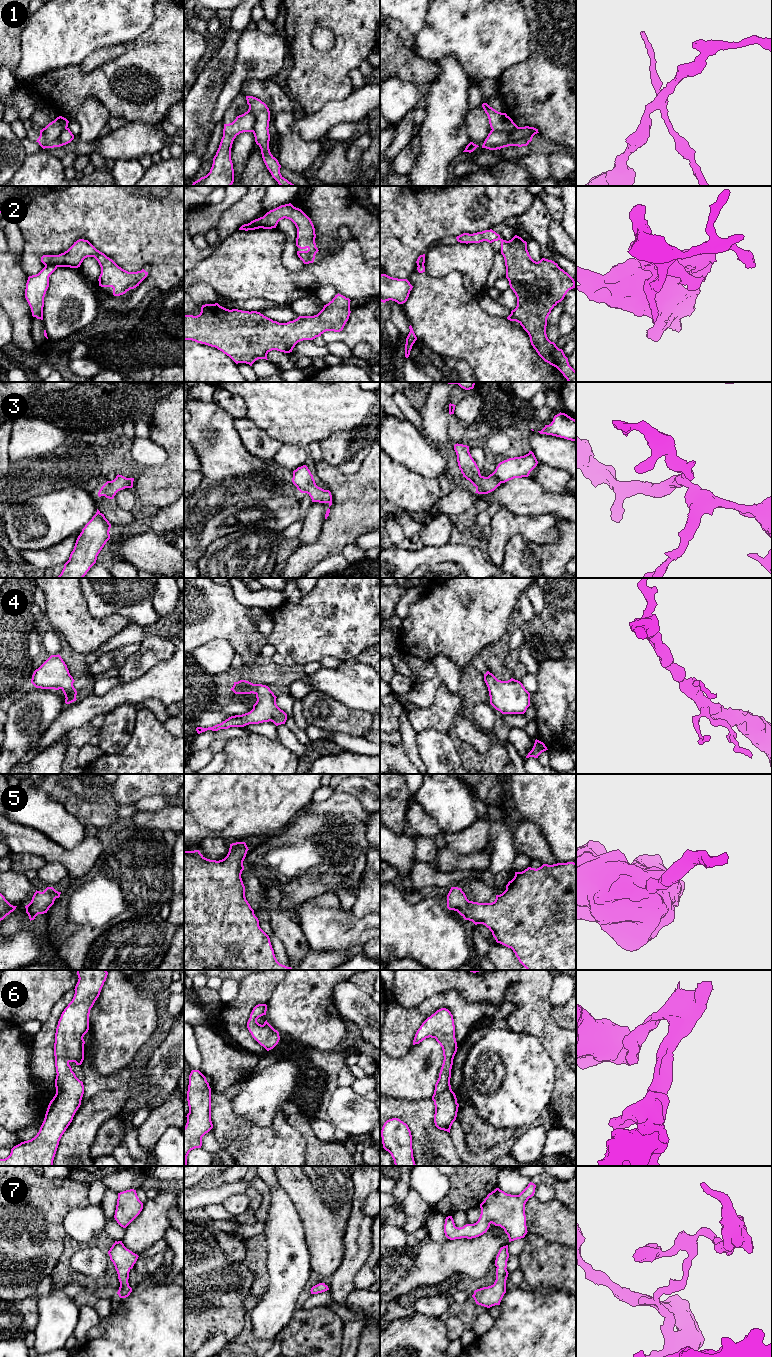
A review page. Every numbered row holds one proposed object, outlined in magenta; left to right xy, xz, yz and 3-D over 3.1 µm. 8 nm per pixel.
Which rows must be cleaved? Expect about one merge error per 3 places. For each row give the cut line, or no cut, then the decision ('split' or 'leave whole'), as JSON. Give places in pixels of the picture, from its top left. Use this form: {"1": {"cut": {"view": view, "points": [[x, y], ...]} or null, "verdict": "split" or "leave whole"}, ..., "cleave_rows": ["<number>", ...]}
{"1": {"cut": {"view": "yz", "points": [[518, 127], [511, 133], [492, 130]]}, "verdict": "split"}, "2": {"cut": {"view": "xy", "points": [[45, 265], [54, 265], [56, 267]]}, "verdict": "split"}, "3": {"cut": null, "verdict": "leave whole"}, "4": {"cut": null, "verdict": "leave whole"}, "5": {"cut": null, "verdict": "leave whole"}, "6": {"cut": null, "verdict": "leave whole"}, "7": {"cut": null, "verdict": "leave whole"}, "cleave_rows": ["1", "2"]}

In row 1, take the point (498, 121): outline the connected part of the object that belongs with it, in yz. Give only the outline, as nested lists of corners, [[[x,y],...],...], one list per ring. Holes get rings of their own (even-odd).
[[[483,103],[482,107],[488,116],[489,124],[492,130],[512,134],[518,128],[518,126],[506,113],[496,111],[487,103]]]

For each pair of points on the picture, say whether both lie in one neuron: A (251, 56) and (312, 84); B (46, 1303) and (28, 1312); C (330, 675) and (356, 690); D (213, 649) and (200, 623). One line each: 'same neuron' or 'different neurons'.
A: different neurons
B: different neurons
C: same neuron
D: different neurons

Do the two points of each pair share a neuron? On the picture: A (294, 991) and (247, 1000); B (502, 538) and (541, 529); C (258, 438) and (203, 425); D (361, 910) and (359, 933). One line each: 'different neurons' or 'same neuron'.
A: different neurons
B: same neuron
C: different neurons
D: different neurons

